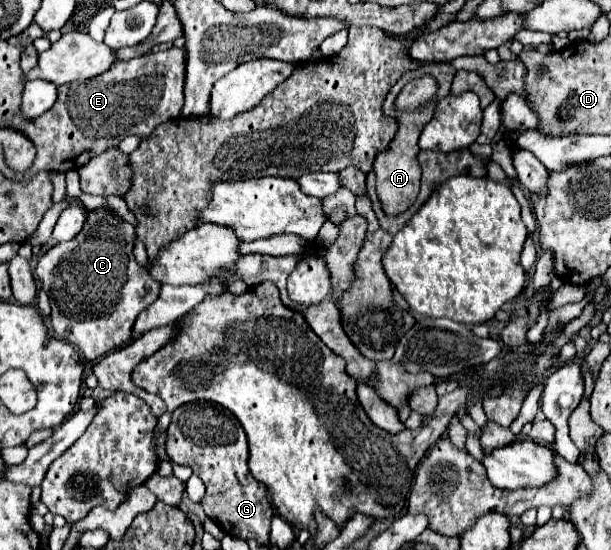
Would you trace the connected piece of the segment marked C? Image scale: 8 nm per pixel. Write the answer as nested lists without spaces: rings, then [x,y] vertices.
[[[92,209],[86,217],[82,233],[78,233],[72,241],[64,241],[54,245],[48,253],[44,253],[36,265],[36,275],[40,279],[42,289],[50,297],[52,307],[52,329],[58,339],[70,343],[86,361],[96,361],[102,355],[118,349],[132,339],[132,325],[142,309],[156,301],[160,293],[160,283],[152,279],[148,269],[140,267],[134,259],[134,241],[136,227],[116,215],[110,209]]]

